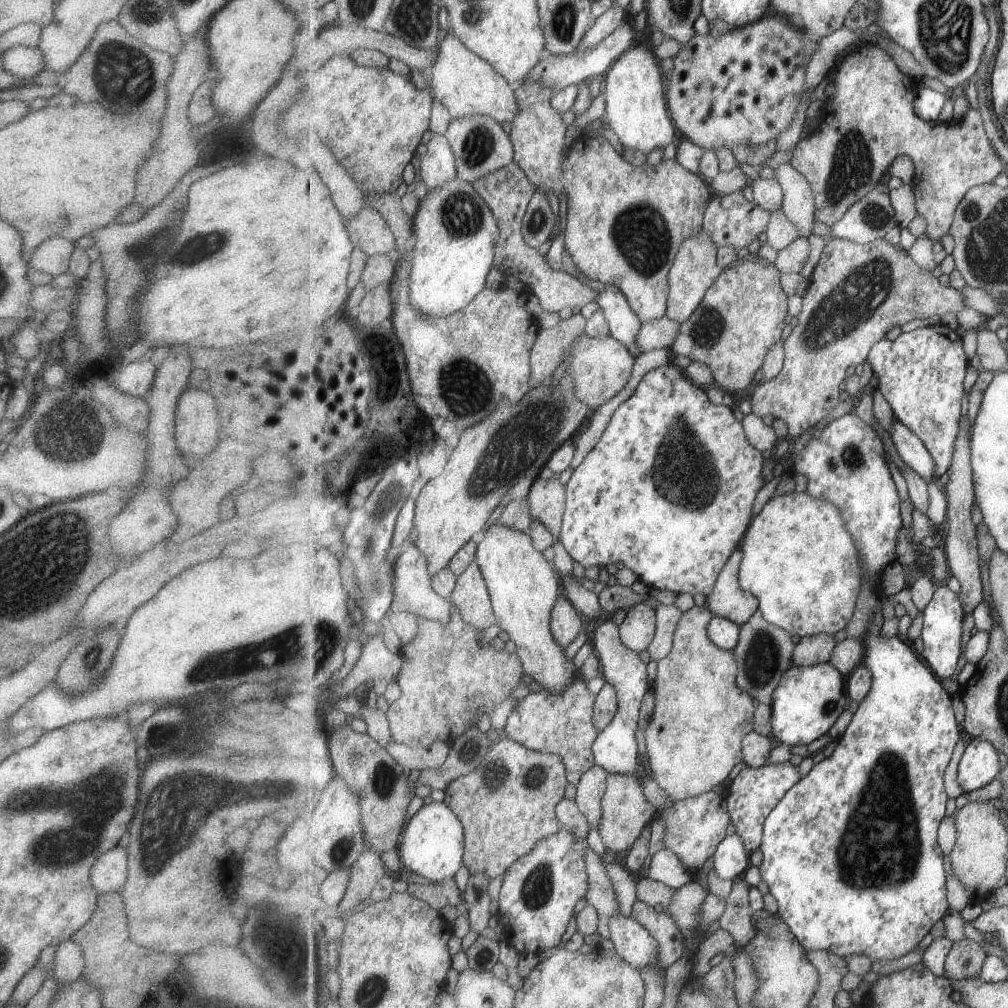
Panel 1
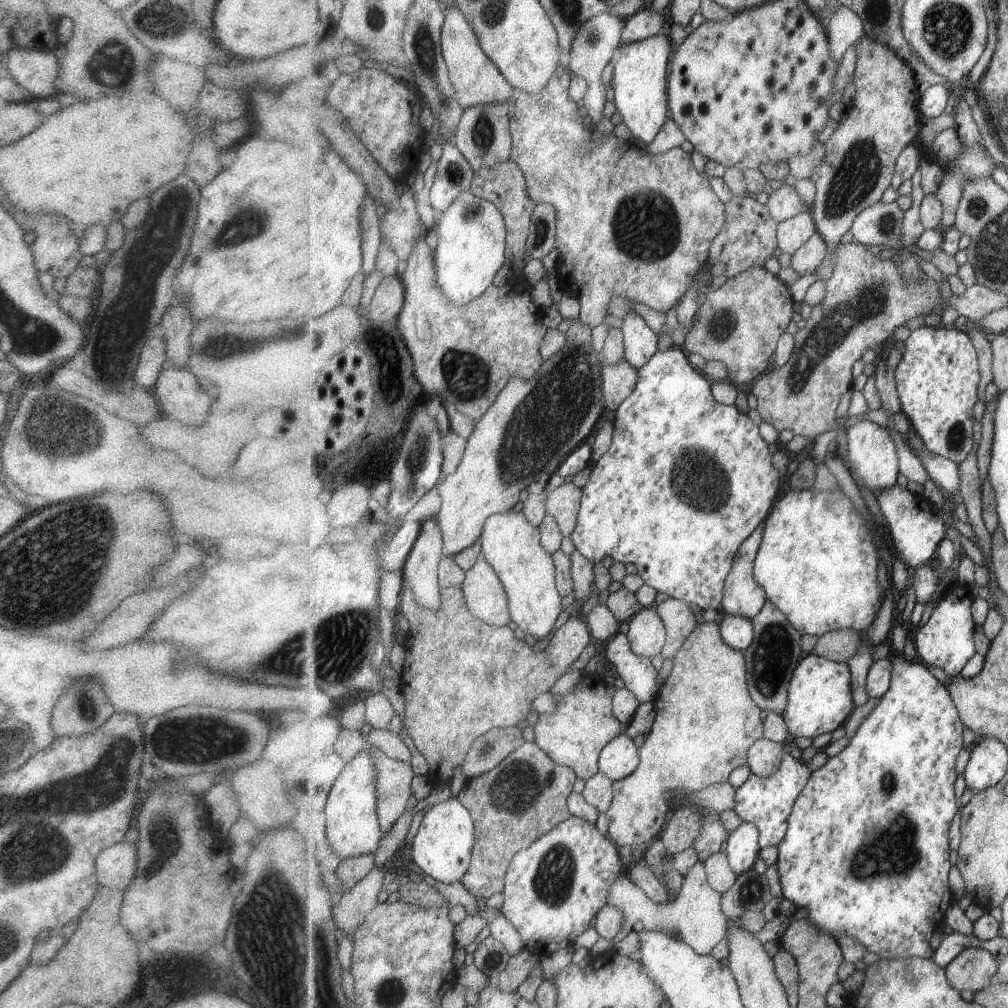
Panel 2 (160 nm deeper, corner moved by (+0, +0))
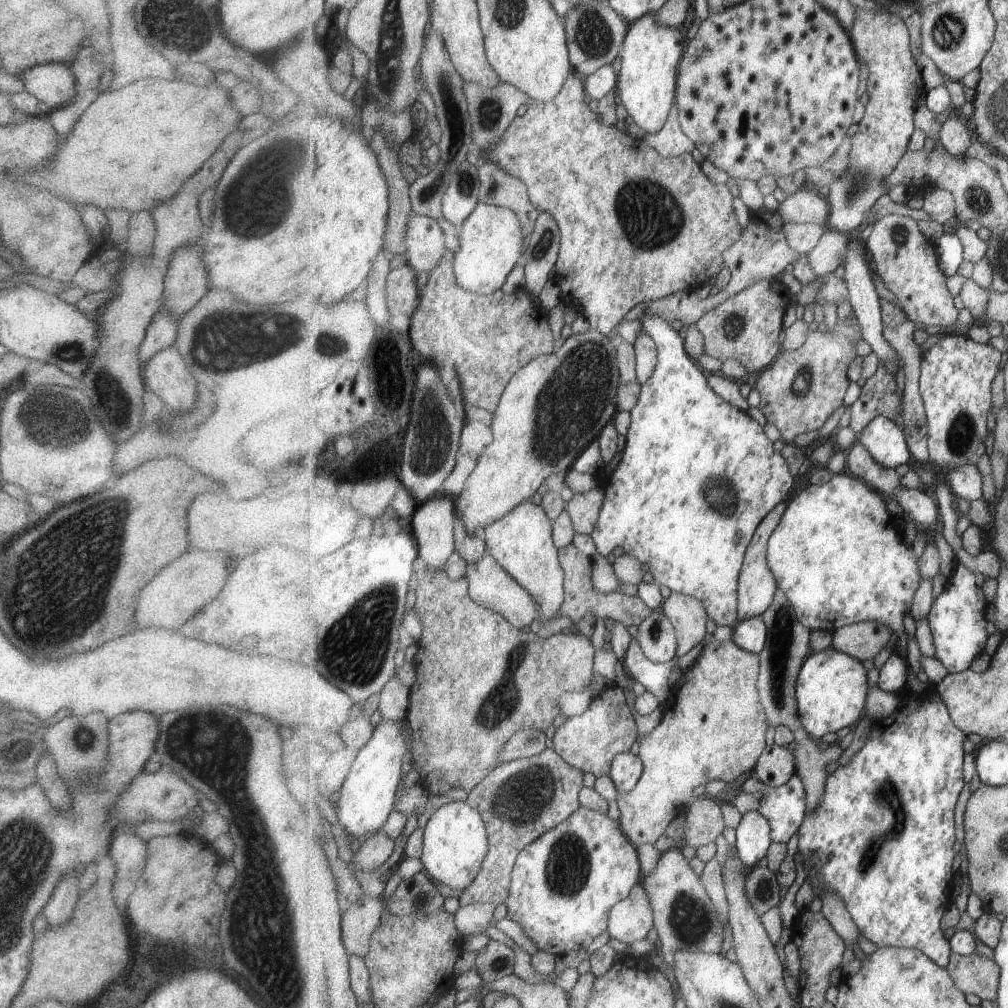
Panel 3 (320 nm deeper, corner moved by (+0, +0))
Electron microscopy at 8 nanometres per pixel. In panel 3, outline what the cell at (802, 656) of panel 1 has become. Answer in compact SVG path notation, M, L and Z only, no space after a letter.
M861 621L833 632L831 646L859 660L871 660L889 644L891 638L893 631L890 626L875 621Z

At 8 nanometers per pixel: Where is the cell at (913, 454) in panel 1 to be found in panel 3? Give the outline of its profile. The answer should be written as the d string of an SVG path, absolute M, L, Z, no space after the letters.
M965 465L951 469L947 474L947 484L952 494L968 501L983 498L983 474L976 465Z

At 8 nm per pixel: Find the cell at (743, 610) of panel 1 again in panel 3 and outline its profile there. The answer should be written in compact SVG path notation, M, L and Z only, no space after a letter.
M787 500L780 502L765 517L765 520L760 524L760 528L757 528L757 533L753 536L753 541L749 544L749 549L745 554L745 562L741 566L739 590L737 590L737 594L739 594L739 598L737 598L737 614L740 621L761 616L773 604L776 598L776 592L779 588L776 576L773 574L772 568L768 563L768 544L772 538L772 534L784 518L784 514L789 508L789 503Z

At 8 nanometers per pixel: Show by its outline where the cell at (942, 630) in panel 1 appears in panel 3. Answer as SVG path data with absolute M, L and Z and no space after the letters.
M957 563L953 576L948 578L943 592L931 605L927 620L935 644L935 655L951 673L970 669L975 658L985 652L985 644L990 635L985 618L989 604L985 592L987 581L985 574L971 572L967 566Z

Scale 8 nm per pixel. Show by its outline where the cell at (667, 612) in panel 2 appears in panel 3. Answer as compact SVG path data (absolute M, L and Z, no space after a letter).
M675 592L670 594L661 608L676 627L679 642L677 657L687 654L706 640L710 616L703 602Z

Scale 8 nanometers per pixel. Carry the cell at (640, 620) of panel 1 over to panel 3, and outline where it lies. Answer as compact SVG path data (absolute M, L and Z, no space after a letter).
M661 607L638 626L637 637L644 653L656 663L671 662L677 654L679 642L676 627Z

